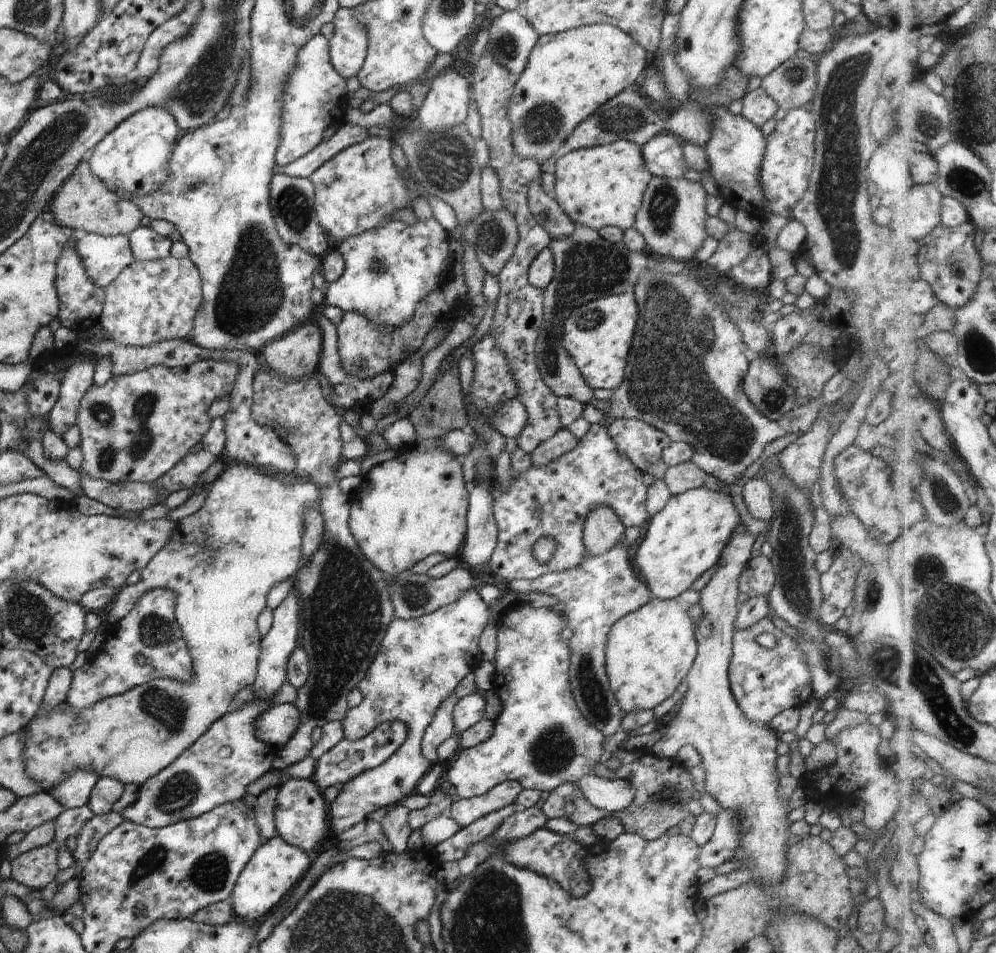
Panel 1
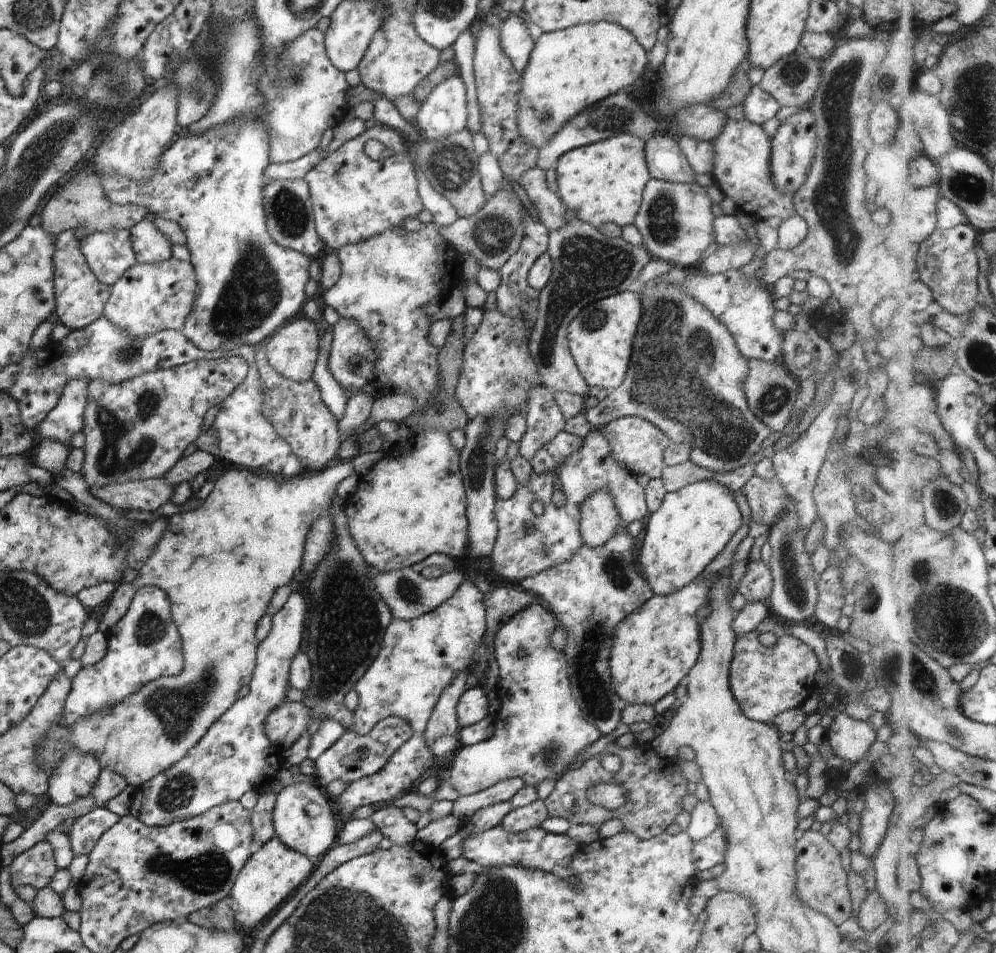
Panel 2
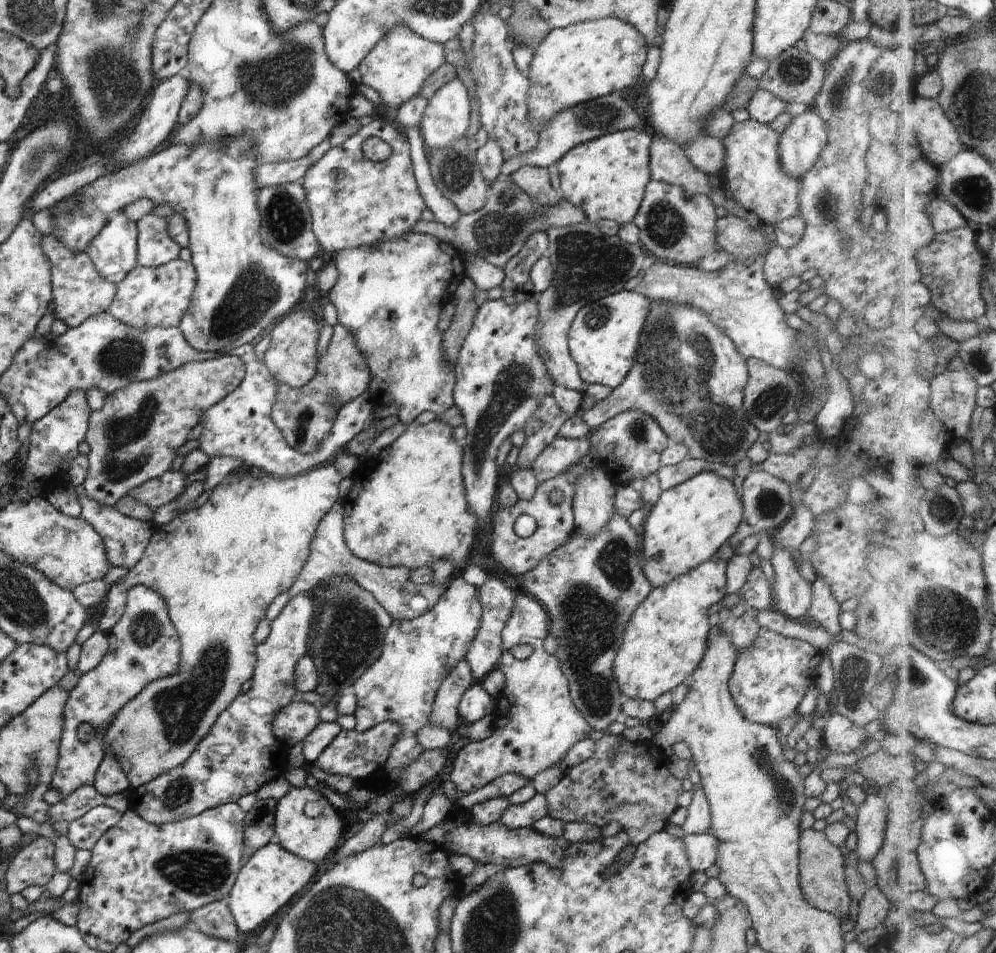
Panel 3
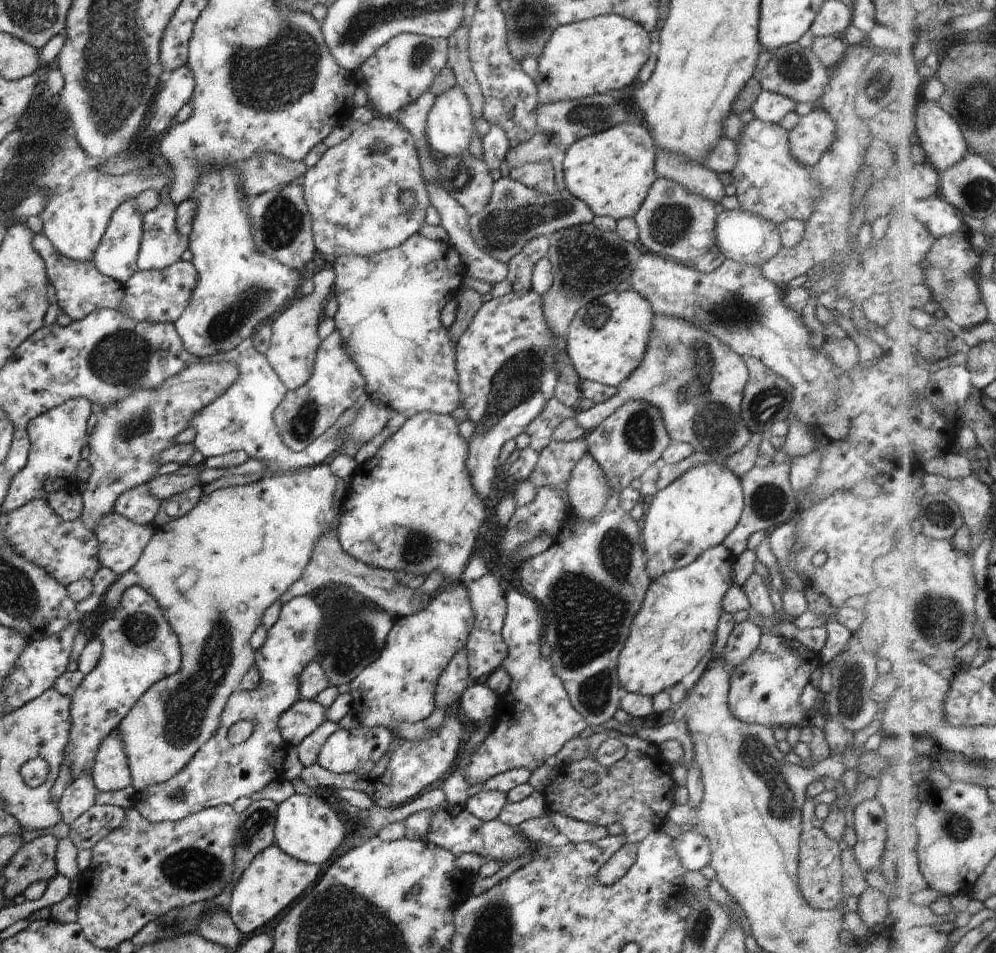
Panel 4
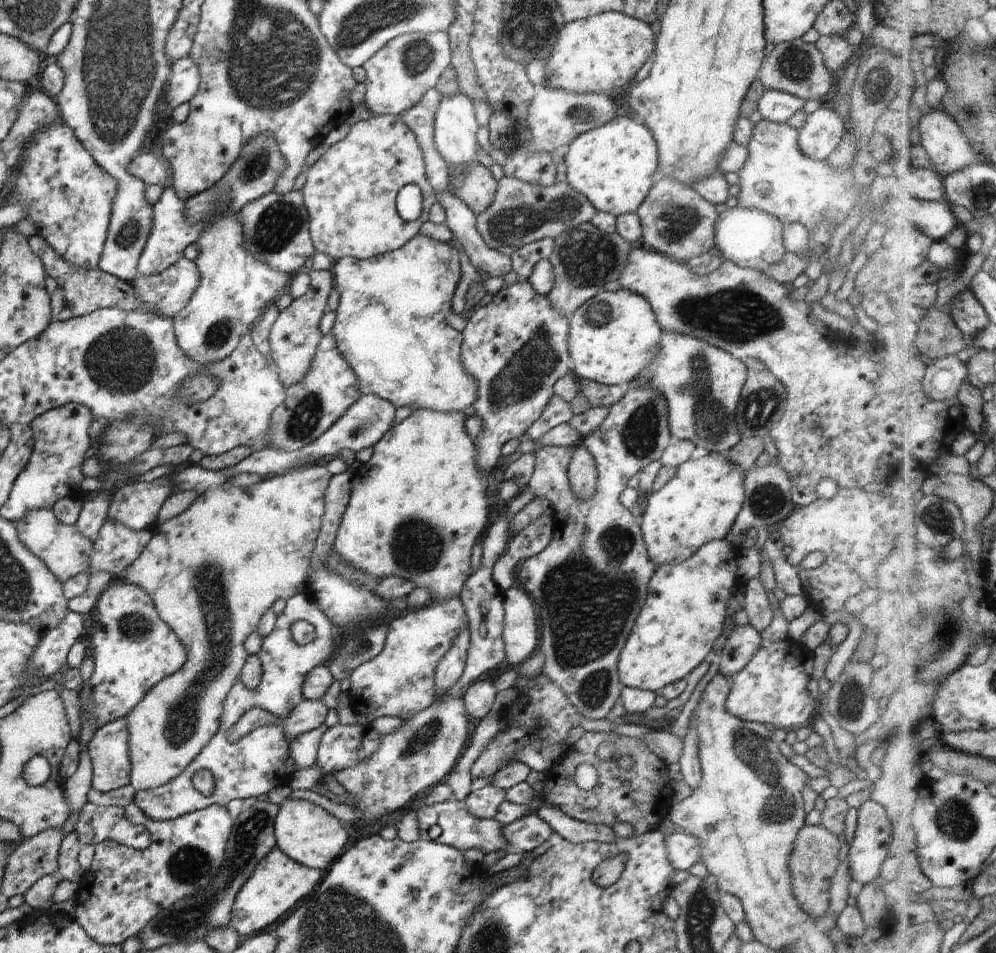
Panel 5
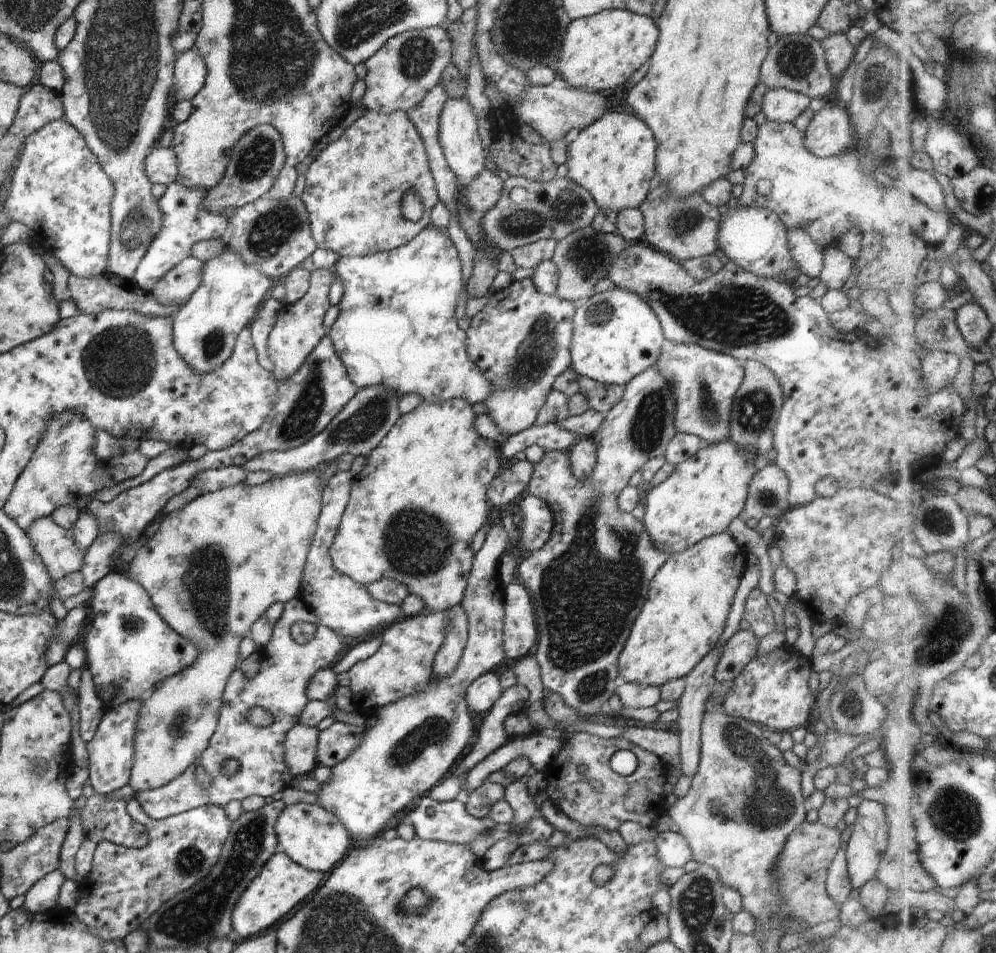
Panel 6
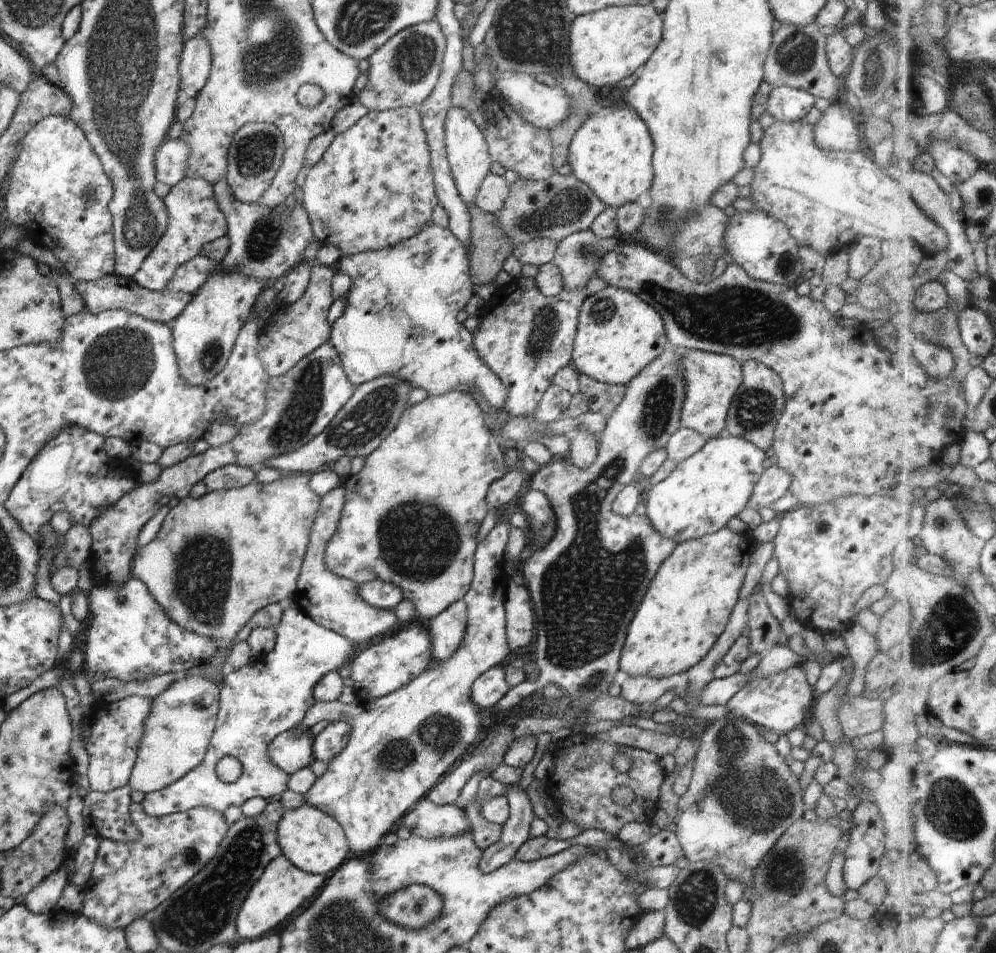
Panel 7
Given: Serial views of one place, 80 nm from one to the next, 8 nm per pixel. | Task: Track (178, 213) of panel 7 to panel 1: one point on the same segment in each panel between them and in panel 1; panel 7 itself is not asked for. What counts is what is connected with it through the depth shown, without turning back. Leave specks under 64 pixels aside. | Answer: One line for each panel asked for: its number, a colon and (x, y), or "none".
1: (146, 244)
2: (150, 246)
3: (154, 247)
4: (161, 244)
5: (170, 233)
6: (185, 222)

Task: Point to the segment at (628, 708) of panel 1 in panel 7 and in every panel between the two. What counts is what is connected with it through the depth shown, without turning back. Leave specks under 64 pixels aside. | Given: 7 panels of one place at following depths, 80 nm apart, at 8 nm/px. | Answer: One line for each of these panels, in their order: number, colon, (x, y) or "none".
2: (654, 648)
3: (664, 640)
4: (674, 629)
5: (685, 608)
6: (689, 599)
7: (686, 608)

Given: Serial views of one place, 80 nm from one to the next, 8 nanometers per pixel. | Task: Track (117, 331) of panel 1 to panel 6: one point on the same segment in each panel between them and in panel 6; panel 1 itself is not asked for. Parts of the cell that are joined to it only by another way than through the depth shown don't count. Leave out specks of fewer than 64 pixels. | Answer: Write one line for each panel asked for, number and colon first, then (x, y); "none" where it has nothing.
2: (148, 298)
3: (146, 297)
4: (158, 296)
5: (166, 294)
6: (178, 284)

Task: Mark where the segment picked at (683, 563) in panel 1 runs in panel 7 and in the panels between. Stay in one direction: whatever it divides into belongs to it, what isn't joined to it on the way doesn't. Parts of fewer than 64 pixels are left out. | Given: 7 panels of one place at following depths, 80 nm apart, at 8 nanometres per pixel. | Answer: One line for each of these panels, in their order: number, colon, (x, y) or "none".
2: (691, 527)
3: (685, 528)
4: (698, 511)
5: (699, 504)
6: (706, 492)
7: (705, 491)

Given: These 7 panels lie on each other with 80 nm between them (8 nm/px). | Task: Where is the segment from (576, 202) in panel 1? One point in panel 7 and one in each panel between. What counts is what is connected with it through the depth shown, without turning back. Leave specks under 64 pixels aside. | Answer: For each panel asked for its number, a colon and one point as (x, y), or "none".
2: (601, 183)
3: (606, 177)
4: (611, 172)
5: (612, 166)
6: (613, 159)
7: (611, 152)

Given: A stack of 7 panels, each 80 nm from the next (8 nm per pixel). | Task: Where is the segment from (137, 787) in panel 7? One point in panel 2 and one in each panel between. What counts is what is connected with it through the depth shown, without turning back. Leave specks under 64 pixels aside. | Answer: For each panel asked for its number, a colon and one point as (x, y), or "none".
2: (219, 564)
3: (218, 567)
4: (214, 571)
5: (212, 571)
6: (212, 568)

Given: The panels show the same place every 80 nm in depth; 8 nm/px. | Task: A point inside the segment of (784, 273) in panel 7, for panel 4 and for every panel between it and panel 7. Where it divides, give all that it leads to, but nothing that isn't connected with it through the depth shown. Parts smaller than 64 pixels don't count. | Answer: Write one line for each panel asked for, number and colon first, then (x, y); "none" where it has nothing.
4: (748, 239)
5: (751, 238)
6: (754, 238)

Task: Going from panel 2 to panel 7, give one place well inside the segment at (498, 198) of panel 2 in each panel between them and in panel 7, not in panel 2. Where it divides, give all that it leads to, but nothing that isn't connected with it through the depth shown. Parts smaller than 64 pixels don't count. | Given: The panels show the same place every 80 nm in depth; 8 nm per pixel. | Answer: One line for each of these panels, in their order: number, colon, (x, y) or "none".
3: (496, 232)
4: (514, 215)
5: (521, 213)
6: (527, 210)
7: (554, 208)

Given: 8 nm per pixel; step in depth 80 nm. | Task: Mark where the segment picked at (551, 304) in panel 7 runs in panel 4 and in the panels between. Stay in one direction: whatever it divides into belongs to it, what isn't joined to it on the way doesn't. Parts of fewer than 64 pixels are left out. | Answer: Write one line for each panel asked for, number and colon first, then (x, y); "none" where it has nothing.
4: (505, 359)
5: (516, 347)
6: (521, 339)

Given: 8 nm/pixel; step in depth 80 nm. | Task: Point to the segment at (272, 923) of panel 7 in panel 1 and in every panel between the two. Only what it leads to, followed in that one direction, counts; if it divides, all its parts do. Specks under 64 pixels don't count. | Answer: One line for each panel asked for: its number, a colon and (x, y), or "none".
1: (275, 867)
2: (269, 875)
3: (271, 876)
4: (273, 880)
5: (277, 882)
6: (281, 884)

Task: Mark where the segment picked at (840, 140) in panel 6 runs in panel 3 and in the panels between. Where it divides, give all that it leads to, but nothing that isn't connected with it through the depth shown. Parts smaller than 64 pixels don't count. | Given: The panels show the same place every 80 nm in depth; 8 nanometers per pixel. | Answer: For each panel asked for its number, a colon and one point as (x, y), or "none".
3: (800, 144)
4: (812, 136)
5: (823, 129)

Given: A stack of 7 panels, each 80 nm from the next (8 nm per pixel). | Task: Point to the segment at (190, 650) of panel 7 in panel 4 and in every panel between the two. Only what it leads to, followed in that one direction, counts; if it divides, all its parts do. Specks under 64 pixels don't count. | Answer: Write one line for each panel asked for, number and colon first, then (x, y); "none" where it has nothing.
4: (140, 648)
5: (132, 648)
6: (129, 646)

